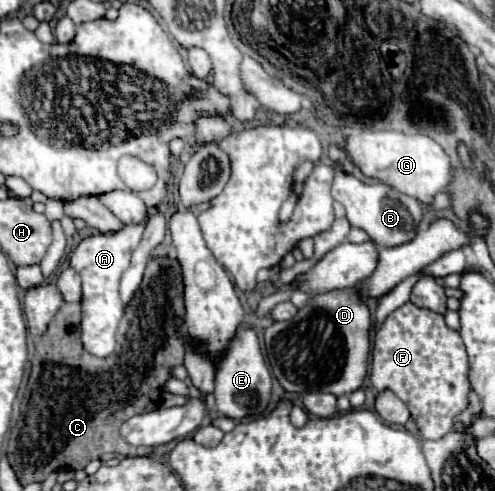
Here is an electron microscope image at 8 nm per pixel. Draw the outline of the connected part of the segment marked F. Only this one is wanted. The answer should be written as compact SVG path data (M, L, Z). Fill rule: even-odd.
M405 303L375 333L371 383L375 391L391 389L409 407L423 439L439 439L451 429L463 429L463 425L453 423L453 417L467 407L467 371L469 361L459 333L451 331L445 319L429 309Z

